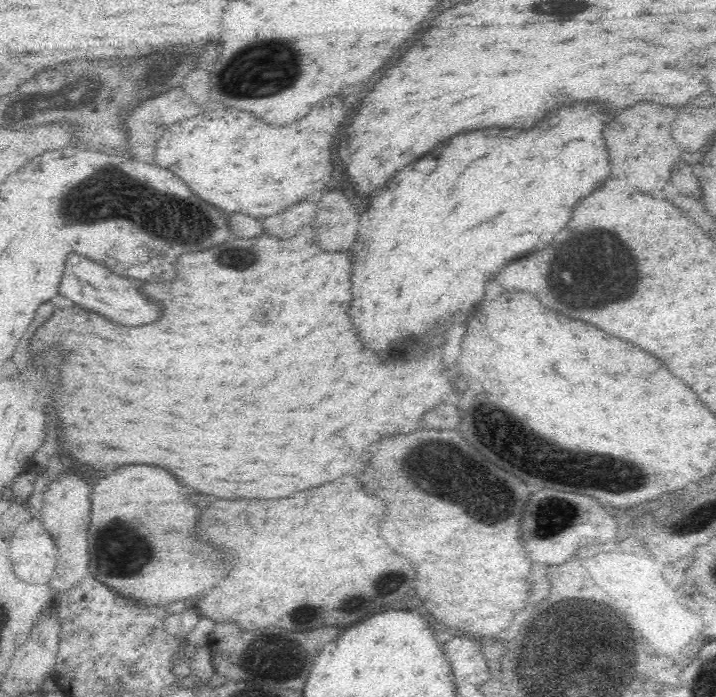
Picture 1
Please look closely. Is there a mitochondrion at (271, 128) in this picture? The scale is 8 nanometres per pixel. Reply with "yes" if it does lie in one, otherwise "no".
no

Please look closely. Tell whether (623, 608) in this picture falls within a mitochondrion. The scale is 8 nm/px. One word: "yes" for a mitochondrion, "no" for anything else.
yes

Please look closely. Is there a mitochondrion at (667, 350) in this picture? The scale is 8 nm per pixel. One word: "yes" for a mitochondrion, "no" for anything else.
no

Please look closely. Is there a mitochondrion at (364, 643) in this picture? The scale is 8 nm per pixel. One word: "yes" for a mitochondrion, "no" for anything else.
no

